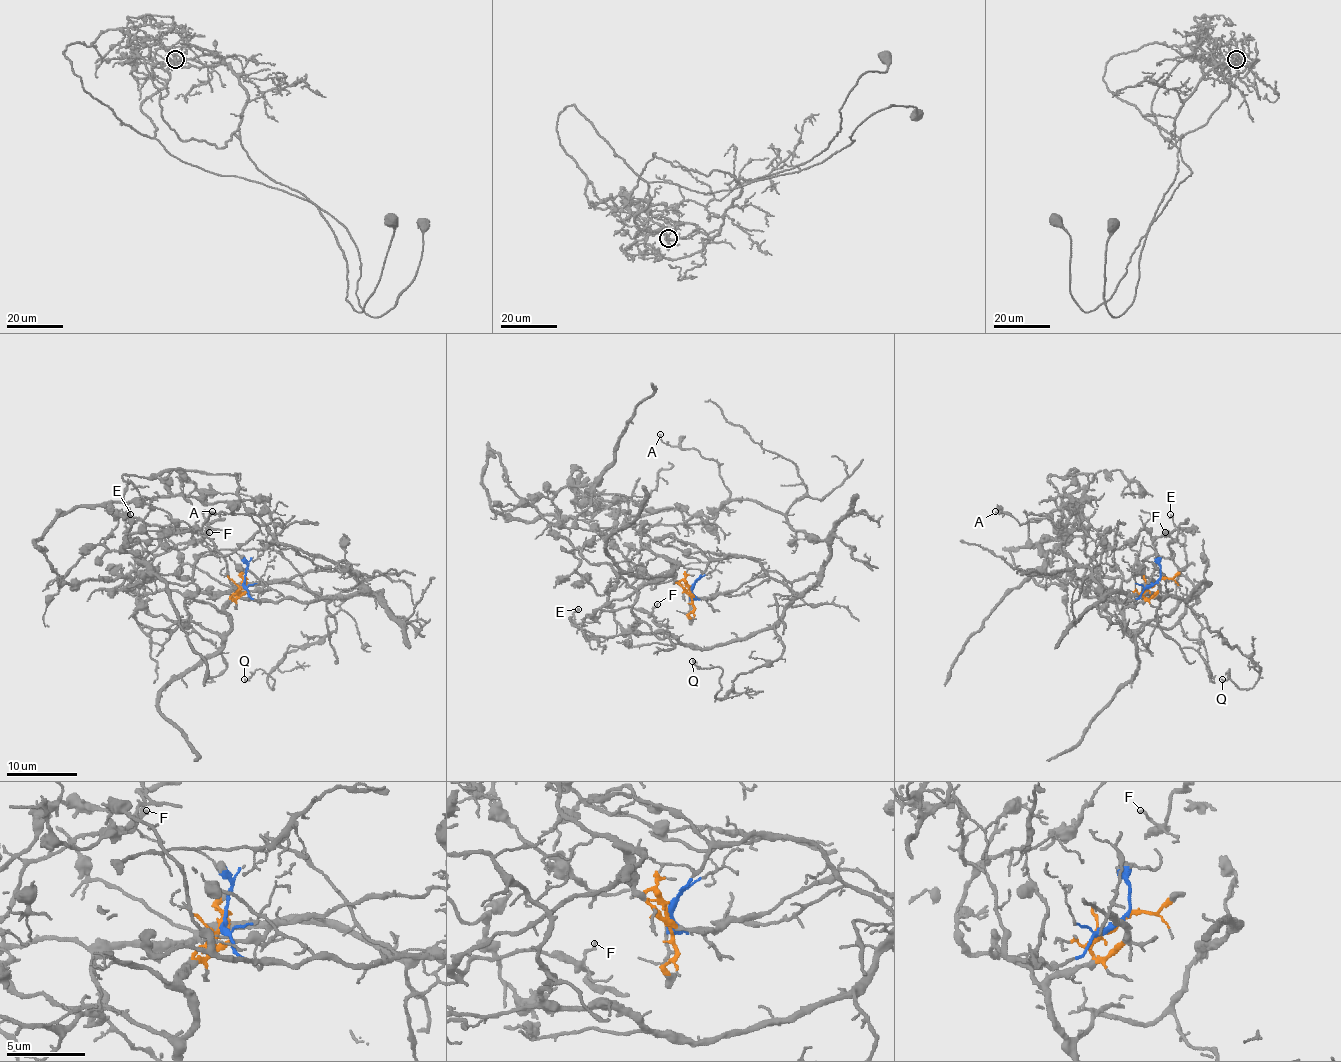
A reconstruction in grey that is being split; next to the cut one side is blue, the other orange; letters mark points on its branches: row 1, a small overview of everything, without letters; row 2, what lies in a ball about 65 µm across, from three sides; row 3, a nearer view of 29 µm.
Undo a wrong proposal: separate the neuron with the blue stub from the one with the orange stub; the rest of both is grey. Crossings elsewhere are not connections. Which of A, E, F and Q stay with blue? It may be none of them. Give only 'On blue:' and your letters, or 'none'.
On blue: A, Q

